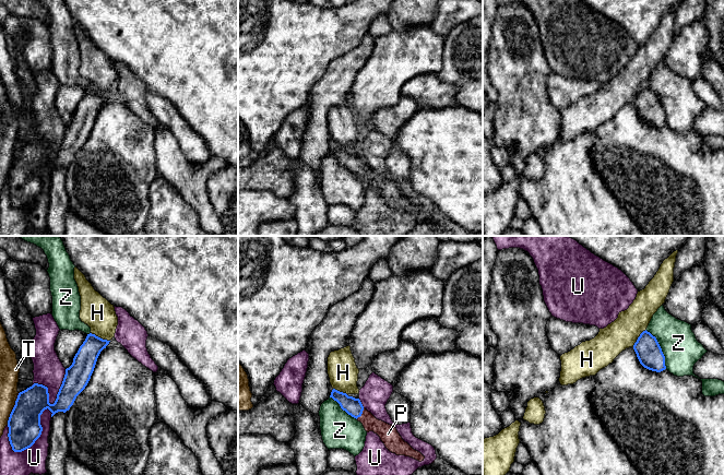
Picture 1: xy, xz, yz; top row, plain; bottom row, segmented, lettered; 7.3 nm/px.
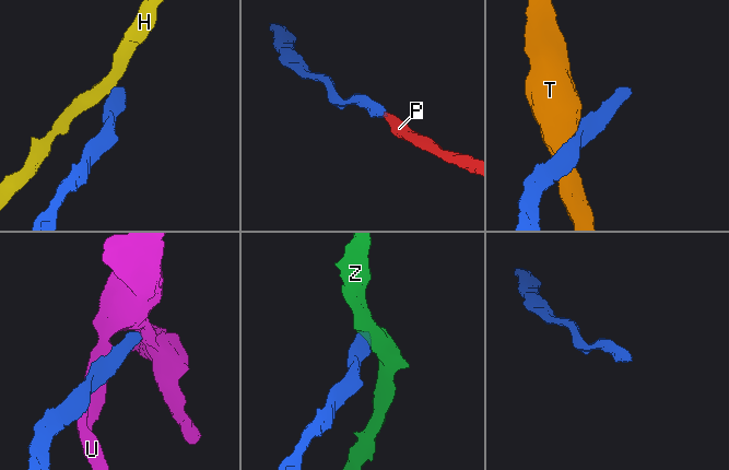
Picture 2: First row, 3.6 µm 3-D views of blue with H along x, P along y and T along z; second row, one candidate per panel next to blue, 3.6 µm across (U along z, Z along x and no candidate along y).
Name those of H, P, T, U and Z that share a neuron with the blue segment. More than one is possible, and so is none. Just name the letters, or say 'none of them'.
P

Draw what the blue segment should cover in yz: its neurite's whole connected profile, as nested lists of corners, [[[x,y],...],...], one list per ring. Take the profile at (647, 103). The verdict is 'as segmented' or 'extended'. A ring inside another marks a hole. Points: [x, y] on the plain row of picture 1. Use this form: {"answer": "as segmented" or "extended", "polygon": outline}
{"answer": "as segmented", "polygon": [[[646,85],[643,86],[633,100],[640,119],[652,127],[661,128],[666,124],[665,111],[656,95]]]}

